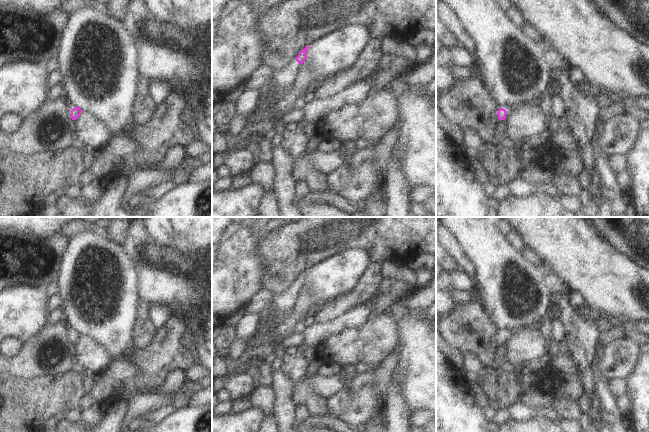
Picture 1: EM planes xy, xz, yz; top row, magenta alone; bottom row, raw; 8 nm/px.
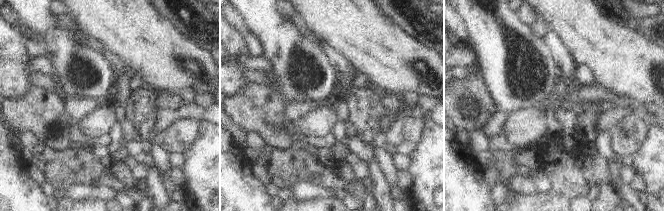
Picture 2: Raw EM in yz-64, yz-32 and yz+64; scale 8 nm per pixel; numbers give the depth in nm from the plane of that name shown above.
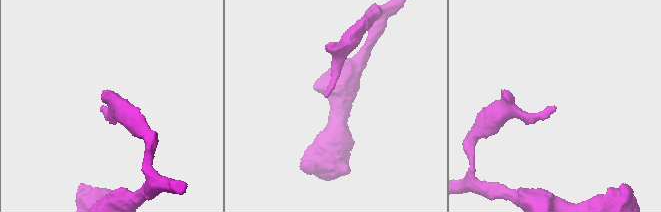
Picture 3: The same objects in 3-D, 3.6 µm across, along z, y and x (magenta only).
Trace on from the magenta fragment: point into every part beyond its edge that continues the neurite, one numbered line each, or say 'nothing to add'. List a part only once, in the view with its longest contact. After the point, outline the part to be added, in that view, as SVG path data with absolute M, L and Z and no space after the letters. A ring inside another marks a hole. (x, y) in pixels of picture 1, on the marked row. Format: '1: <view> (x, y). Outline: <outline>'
1: yz (511, 107). Outline: M528 100L519 101L519 102L506 102L505 104L501 105L501 108L507 111L506 118L511 117L513 114L518 112L524 107L530 106L534 104Z

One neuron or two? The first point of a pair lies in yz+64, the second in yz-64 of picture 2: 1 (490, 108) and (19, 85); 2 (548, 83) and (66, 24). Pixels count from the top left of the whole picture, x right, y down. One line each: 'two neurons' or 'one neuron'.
1: two neurons
2: two neurons

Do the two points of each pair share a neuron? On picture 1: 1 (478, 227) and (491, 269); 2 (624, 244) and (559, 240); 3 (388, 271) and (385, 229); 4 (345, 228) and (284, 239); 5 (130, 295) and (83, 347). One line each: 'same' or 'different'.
1: same
2: different
3: different
4: same
5: different

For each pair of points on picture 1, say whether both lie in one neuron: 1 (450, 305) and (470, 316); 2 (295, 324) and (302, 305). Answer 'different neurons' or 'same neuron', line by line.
1: different neurons
2: same neuron

